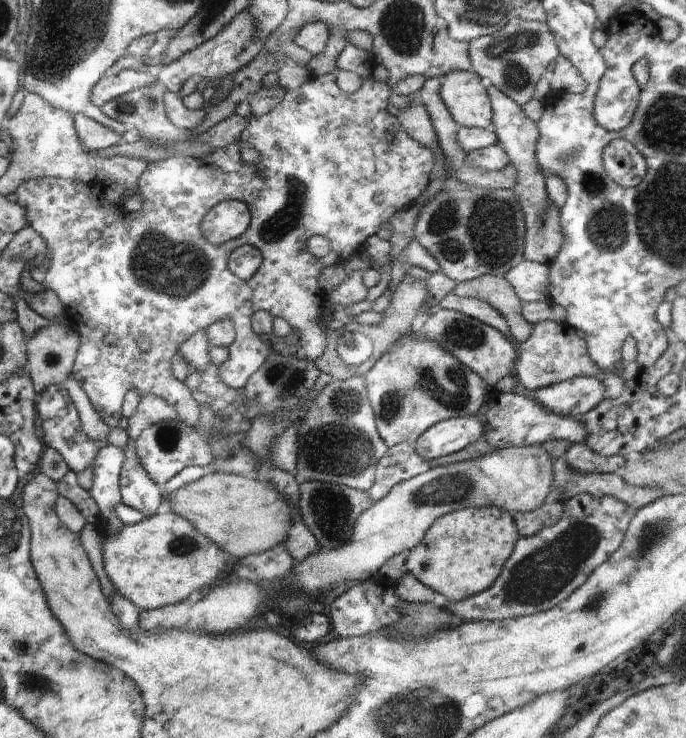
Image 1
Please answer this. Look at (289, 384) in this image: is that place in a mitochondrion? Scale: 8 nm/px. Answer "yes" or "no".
yes

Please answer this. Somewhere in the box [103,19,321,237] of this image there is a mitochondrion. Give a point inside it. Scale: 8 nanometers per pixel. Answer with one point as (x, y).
(125, 107)

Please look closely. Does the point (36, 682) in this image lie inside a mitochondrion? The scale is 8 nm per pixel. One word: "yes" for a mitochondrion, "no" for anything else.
yes

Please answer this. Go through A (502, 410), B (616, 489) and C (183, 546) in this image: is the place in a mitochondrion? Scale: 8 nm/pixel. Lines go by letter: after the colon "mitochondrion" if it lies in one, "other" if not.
A: other
B: other
C: mitochondrion

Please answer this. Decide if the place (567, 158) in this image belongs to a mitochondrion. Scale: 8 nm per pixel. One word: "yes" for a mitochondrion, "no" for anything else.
yes

